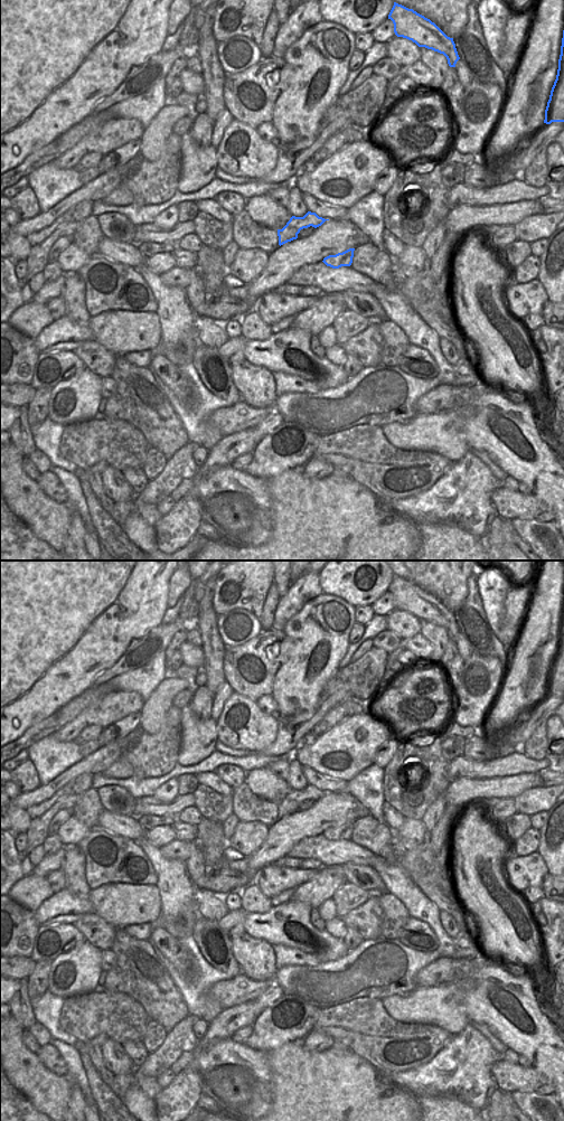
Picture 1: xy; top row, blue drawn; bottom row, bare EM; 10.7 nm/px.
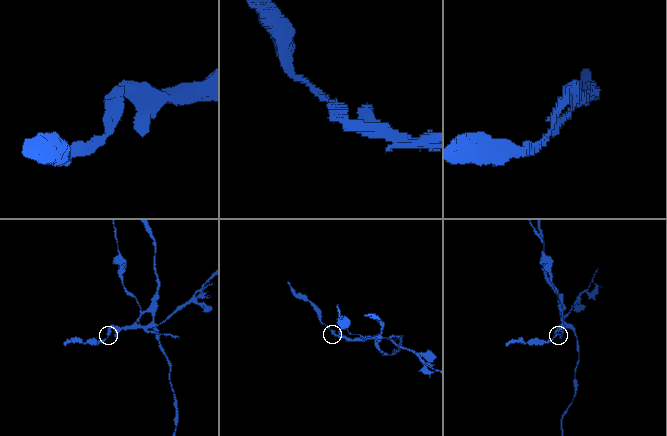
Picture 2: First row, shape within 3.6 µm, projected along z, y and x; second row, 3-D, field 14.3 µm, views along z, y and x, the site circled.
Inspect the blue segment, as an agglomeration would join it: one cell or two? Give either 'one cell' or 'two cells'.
two cells

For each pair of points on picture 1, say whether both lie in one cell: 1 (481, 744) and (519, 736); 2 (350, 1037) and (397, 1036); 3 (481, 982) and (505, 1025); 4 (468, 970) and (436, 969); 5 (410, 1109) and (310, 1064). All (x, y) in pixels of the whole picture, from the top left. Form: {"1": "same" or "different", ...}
{"1": "different", "2": "same", "3": "same", "4": "same", "5": "same"}

